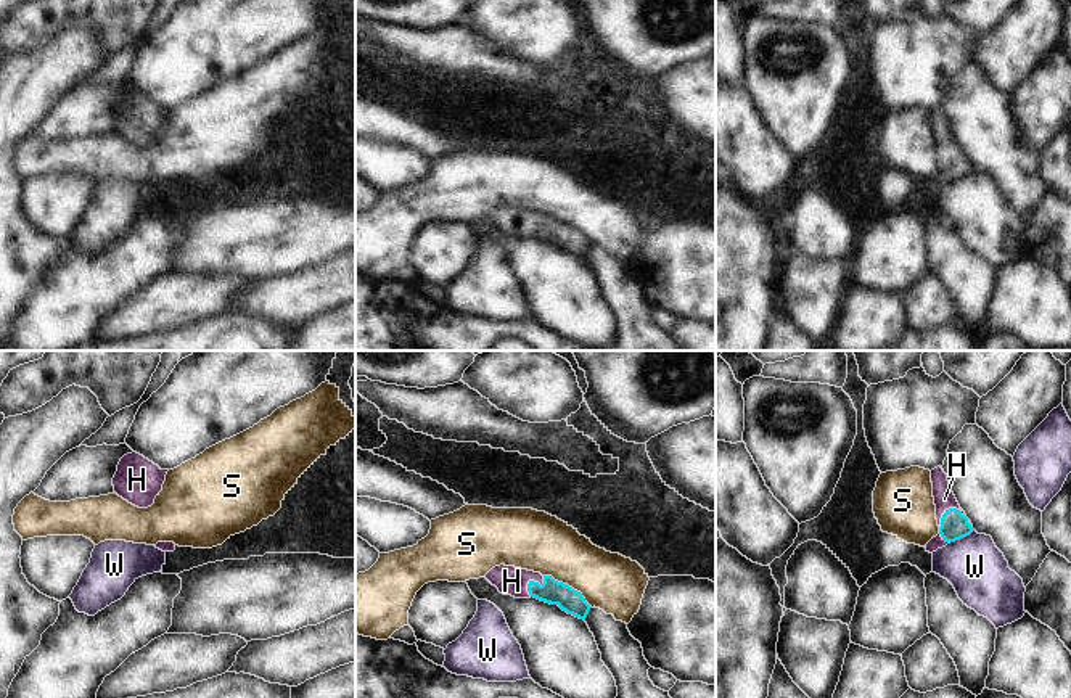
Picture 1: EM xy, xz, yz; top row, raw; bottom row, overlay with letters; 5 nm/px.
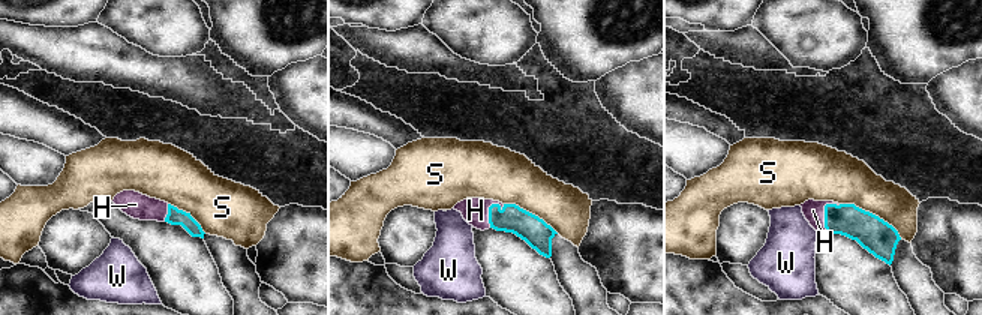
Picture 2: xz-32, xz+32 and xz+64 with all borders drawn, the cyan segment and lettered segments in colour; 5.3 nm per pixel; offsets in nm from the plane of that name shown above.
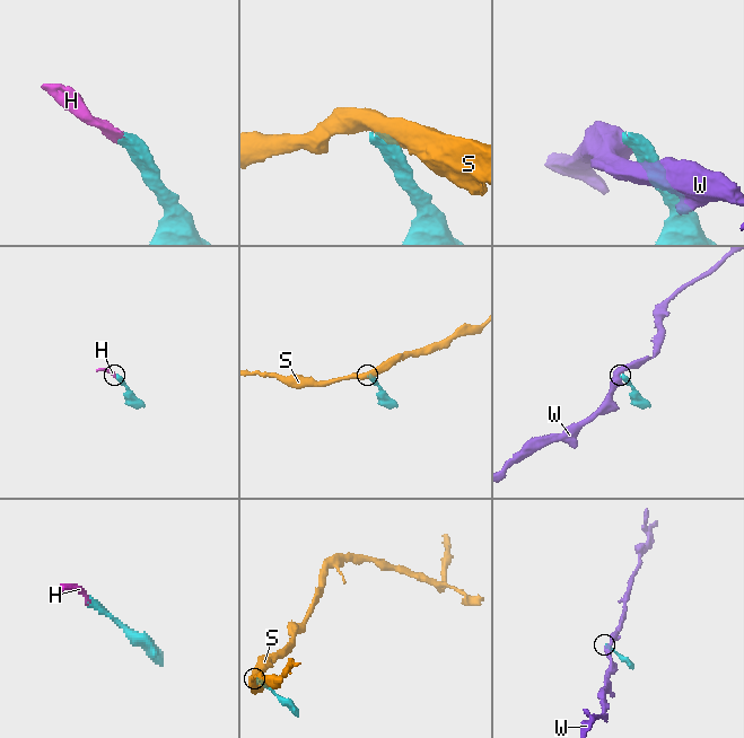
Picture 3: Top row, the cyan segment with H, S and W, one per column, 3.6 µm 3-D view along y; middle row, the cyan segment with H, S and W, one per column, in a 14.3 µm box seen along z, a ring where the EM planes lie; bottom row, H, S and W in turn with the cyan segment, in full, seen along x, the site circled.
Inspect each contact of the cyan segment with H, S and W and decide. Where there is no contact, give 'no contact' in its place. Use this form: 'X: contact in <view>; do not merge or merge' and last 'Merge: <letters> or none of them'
H: contact in yz; merge
S: contact in xz; do not merge
W: contact in yz; do not merge
Merge: H

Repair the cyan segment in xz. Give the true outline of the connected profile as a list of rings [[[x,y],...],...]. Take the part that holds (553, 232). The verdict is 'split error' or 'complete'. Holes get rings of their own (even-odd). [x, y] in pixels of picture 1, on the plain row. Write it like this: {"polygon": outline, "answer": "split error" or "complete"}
{"polygon": [[[500,204],[492,207],[486,219],[503,235],[515,238],[534,236],[540,241],[558,244],[568,254],[584,261],[592,248],[581,232],[540,212]]], "answer": "split error"}

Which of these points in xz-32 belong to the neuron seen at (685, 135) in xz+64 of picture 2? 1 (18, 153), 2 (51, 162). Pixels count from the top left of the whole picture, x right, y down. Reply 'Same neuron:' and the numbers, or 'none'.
Same neuron: 1, 2

